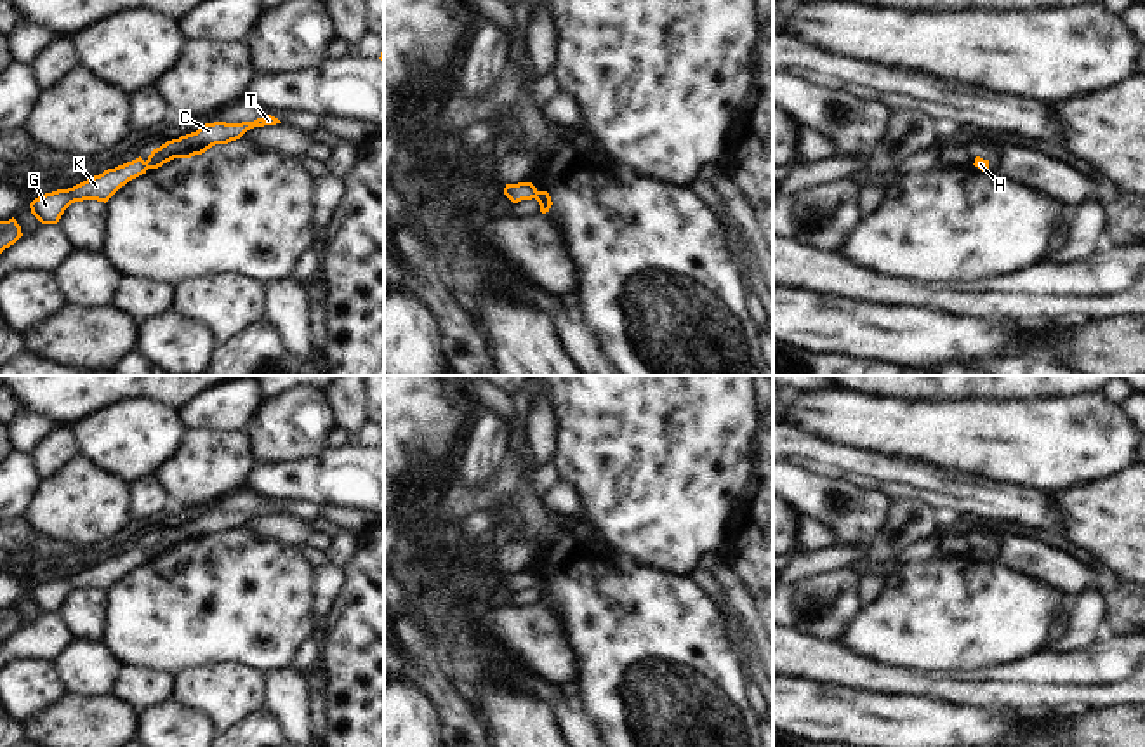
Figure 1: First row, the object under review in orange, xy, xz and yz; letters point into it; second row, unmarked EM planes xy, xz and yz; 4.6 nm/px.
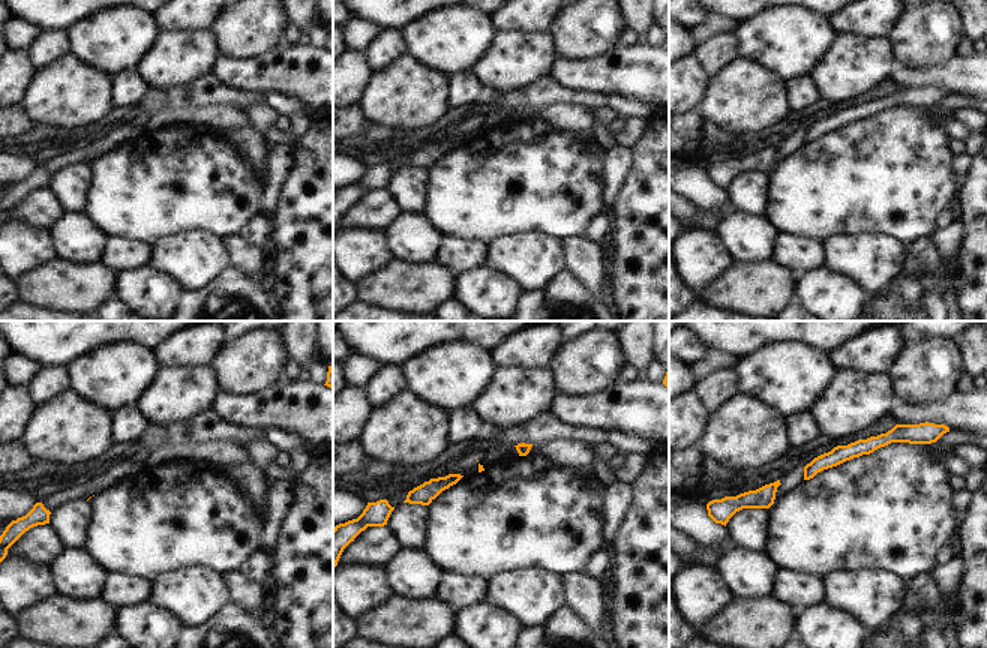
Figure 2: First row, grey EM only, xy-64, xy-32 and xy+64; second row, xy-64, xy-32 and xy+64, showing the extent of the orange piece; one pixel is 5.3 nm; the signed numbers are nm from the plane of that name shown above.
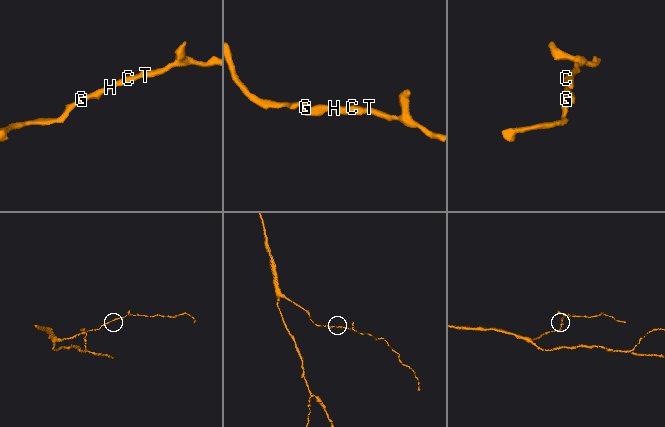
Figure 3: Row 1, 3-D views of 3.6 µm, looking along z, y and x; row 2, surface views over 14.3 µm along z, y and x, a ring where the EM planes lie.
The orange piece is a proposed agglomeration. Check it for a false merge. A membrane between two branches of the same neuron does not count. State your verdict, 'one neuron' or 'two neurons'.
one neuron

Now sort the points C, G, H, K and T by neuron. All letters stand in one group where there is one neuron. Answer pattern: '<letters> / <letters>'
C G H K T

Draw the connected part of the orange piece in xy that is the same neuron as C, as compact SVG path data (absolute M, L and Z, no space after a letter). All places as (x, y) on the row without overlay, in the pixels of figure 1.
M271 504L242 512L205 512L196 521L167 530L160 537L153 539L146 551L139 545L115 558L108 558L73 577L40 584L30 592L31 603L42 613L57 613L64 599L75 591L97 589L106 592L122 575L146 563L148 558L158 558L174 547L191 547L195 544L202 544L215 533L228 533L240 528L254 516L276 512L281 511Z

